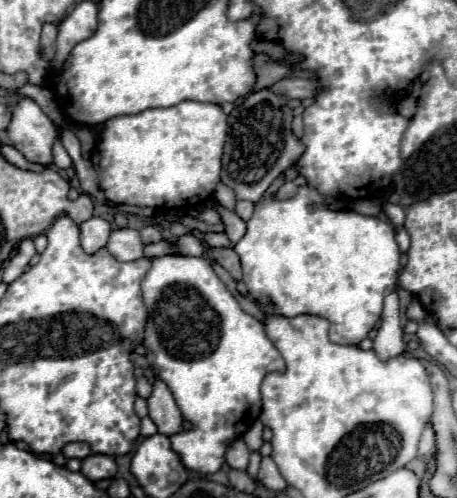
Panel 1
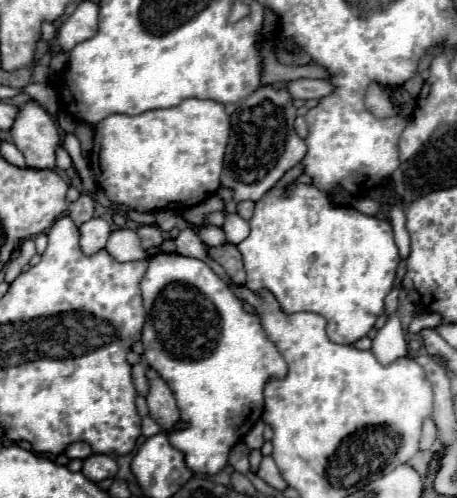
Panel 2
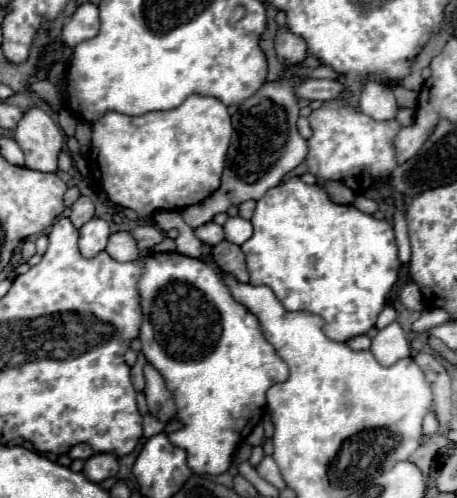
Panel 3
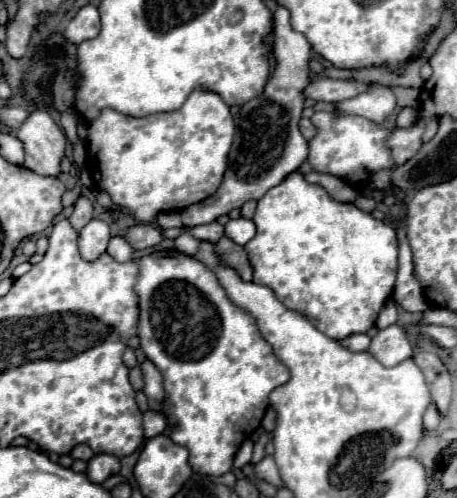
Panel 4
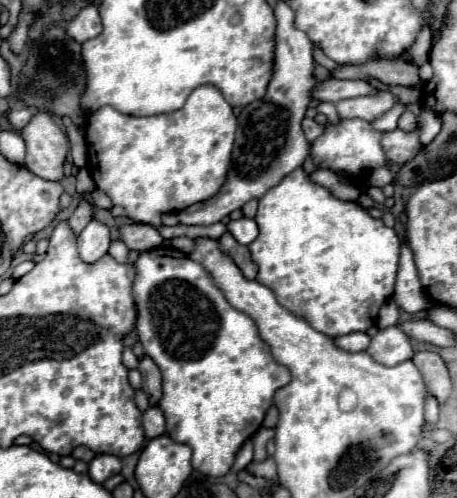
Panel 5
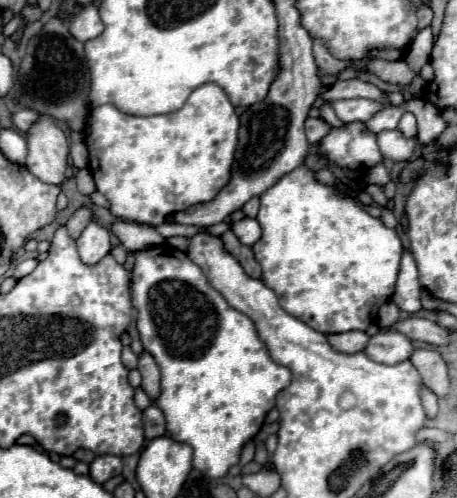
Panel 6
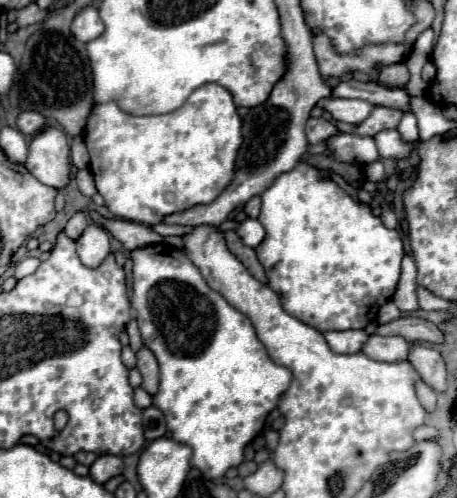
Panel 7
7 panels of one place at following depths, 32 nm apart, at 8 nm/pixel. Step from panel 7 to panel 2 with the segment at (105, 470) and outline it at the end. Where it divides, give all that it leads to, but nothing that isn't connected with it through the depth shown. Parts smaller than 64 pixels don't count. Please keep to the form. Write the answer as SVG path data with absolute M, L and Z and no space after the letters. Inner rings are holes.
M92 454L88 456L88 460L84 460L84 466L82 466L82 474L92 482L114 478L116 472L118 472L118 464L114 456L108 456L108 454Z

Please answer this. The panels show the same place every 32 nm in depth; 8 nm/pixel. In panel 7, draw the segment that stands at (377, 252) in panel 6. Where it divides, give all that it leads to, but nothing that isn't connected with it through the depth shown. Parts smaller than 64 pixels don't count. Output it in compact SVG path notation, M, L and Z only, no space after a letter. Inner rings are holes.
M300 162L294 170L278 176L276 182L262 194L258 220L264 226L266 236L260 242L256 256L264 266L268 286L278 292L282 308L308 326L320 332L352 328L364 330L372 320L376 320L380 304L396 292L400 262L404 256L398 232L386 228L382 220L370 212L368 204L348 196L336 186L336 182L322 180L320 172L306 162Z

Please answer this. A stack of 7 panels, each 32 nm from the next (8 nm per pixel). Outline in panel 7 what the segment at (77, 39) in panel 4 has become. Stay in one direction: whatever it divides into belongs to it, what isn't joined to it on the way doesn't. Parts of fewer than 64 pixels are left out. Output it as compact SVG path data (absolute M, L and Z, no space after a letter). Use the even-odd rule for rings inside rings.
M86 6L74 16L70 30L76 36L76 40L86 44L86 42L98 38L104 32L104 24L98 16L98 10L94 6Z

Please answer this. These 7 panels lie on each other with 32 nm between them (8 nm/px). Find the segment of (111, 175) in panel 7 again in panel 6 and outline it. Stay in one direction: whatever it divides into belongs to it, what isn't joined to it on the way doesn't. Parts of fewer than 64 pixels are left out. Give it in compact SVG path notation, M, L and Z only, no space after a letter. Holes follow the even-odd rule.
M216 84L196 88L182 110L162 116L130 116L122 114L116 106L104 104L88 116L88 146L90 146L90 172L98 192L110 200L110 212L118 218L158 226L168 214L180 212L200 202L212 200L230 180L230 166L238 142L238 116L228 96Z

